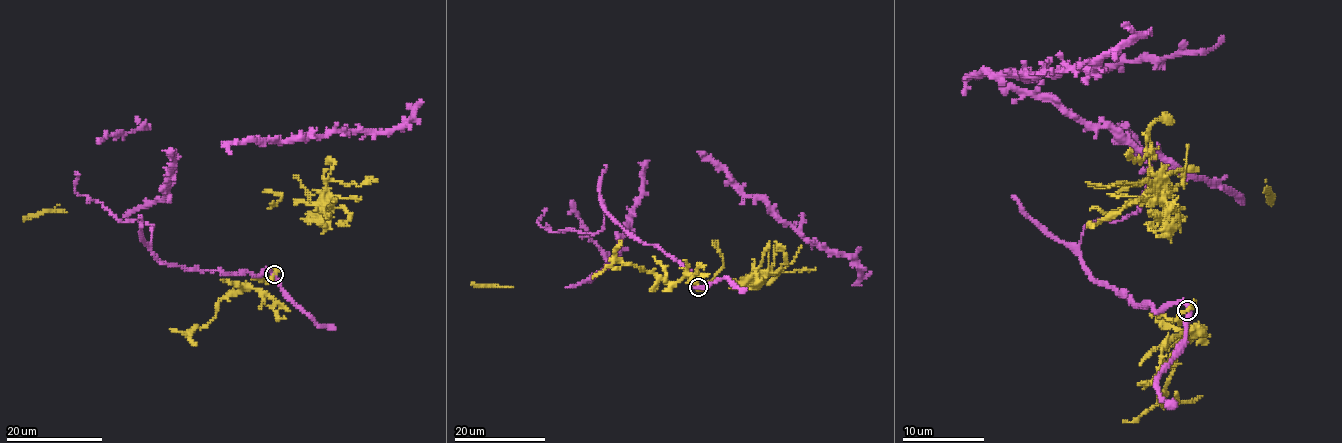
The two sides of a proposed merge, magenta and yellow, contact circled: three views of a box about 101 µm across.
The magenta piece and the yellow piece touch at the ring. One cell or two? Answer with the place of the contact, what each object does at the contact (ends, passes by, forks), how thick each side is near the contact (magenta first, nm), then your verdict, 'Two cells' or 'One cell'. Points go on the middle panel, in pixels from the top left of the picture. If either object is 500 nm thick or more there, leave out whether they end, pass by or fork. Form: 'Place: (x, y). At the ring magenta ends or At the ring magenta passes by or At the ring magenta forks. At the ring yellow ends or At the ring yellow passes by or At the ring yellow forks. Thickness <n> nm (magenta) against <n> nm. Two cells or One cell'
Place: (698, 287). At the ring magenta passes by. At the ring yellow passes by. Thickness 360 nm (magenta) against 240 nm. Two cells

